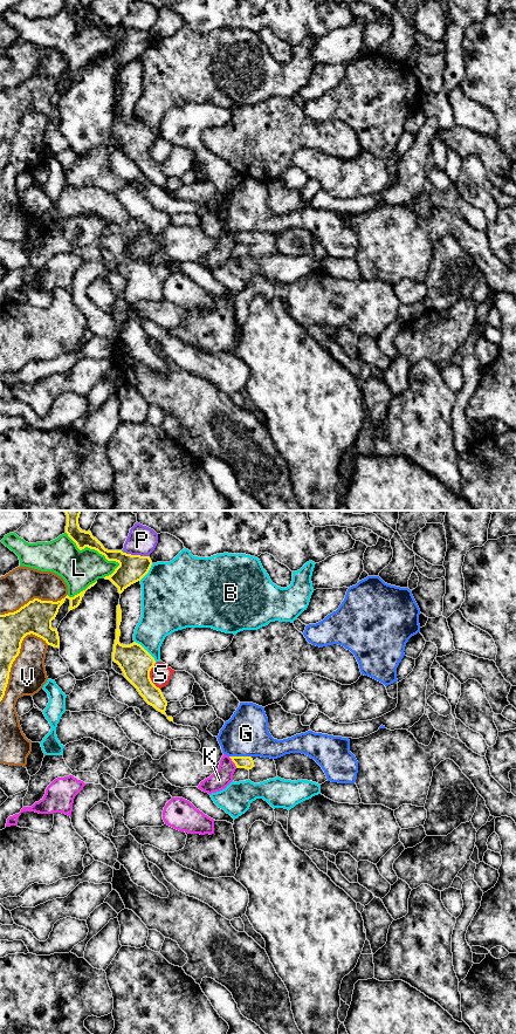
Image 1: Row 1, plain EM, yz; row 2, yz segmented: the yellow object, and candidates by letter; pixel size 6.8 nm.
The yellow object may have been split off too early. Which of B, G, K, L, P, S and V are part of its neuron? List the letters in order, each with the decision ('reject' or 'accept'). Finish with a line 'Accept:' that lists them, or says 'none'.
B: reject
G: reject
K: reject
L: reject
P: reject
S: reject
V: reject
Accept: none

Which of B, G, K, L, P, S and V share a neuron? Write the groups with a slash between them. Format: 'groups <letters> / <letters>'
groups B / G / K / L / P / S / V

